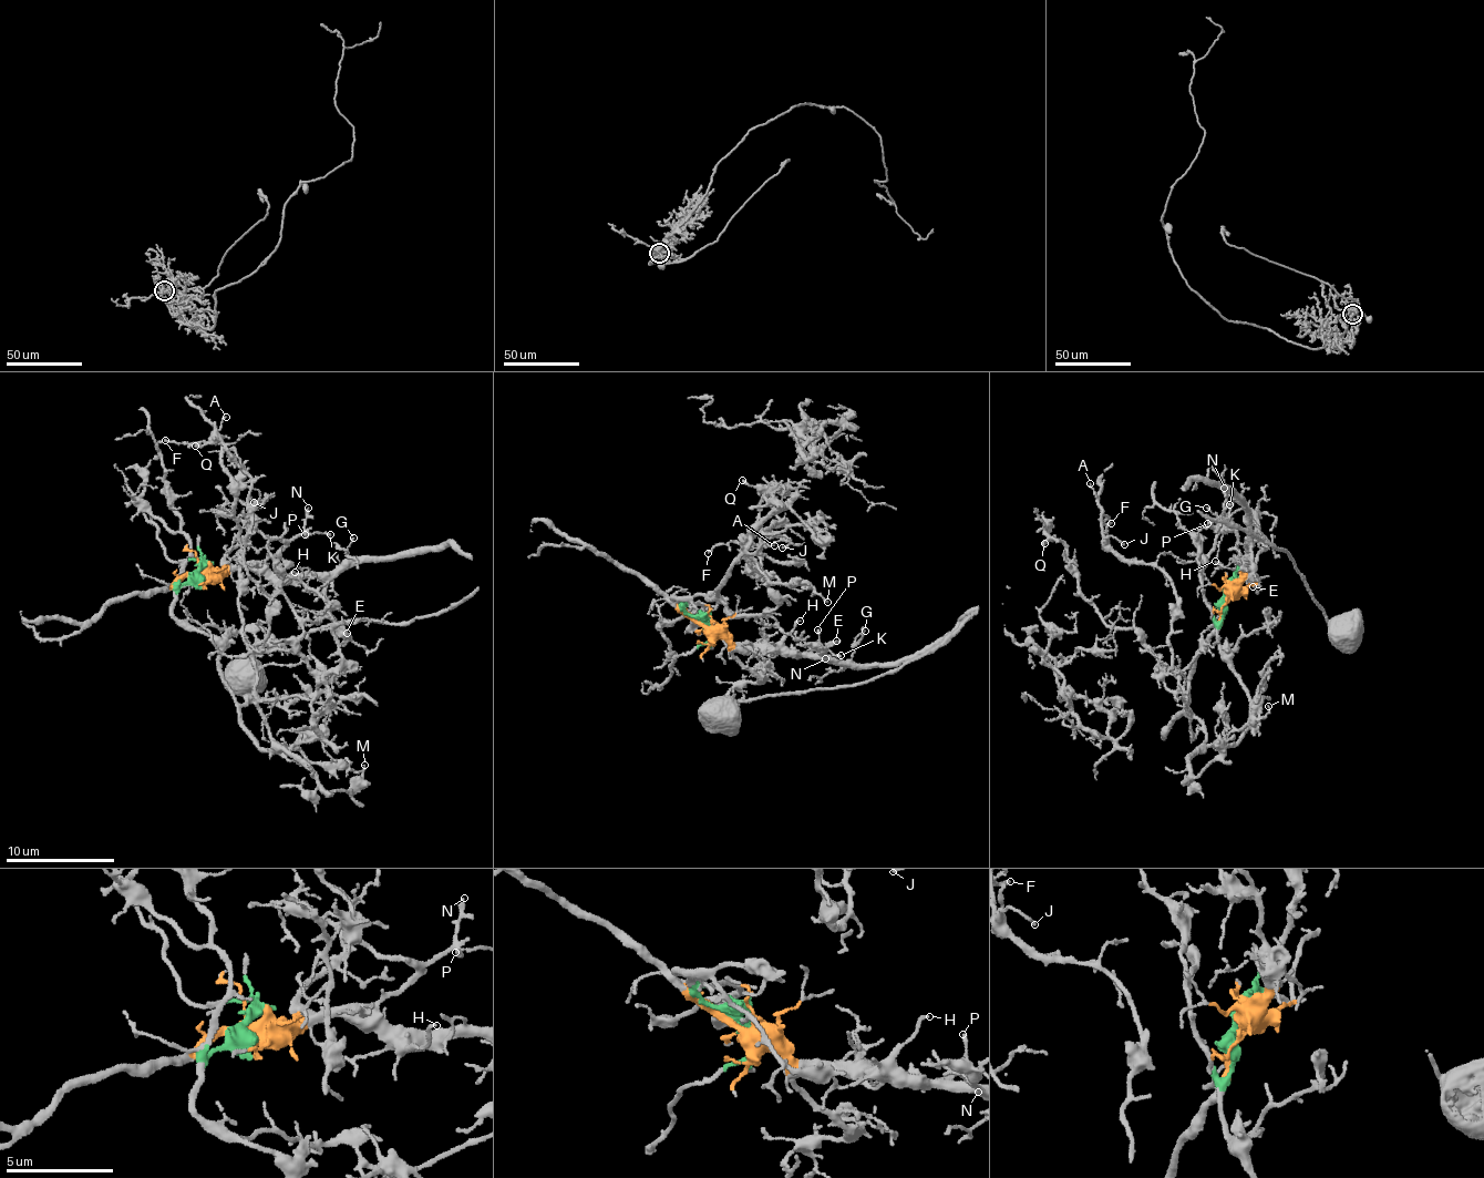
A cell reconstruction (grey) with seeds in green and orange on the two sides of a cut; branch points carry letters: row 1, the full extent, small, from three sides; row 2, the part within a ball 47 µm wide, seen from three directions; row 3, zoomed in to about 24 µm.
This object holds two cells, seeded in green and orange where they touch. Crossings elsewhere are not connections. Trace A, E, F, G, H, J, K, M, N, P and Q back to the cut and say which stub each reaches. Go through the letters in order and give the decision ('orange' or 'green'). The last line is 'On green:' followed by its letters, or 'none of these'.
A: green
E: orange
F: green
G: orange
H: orange
J: green
K: orange
M: green
N: orange
P: orange
Q: green
On green: A, F, J, M, Q

